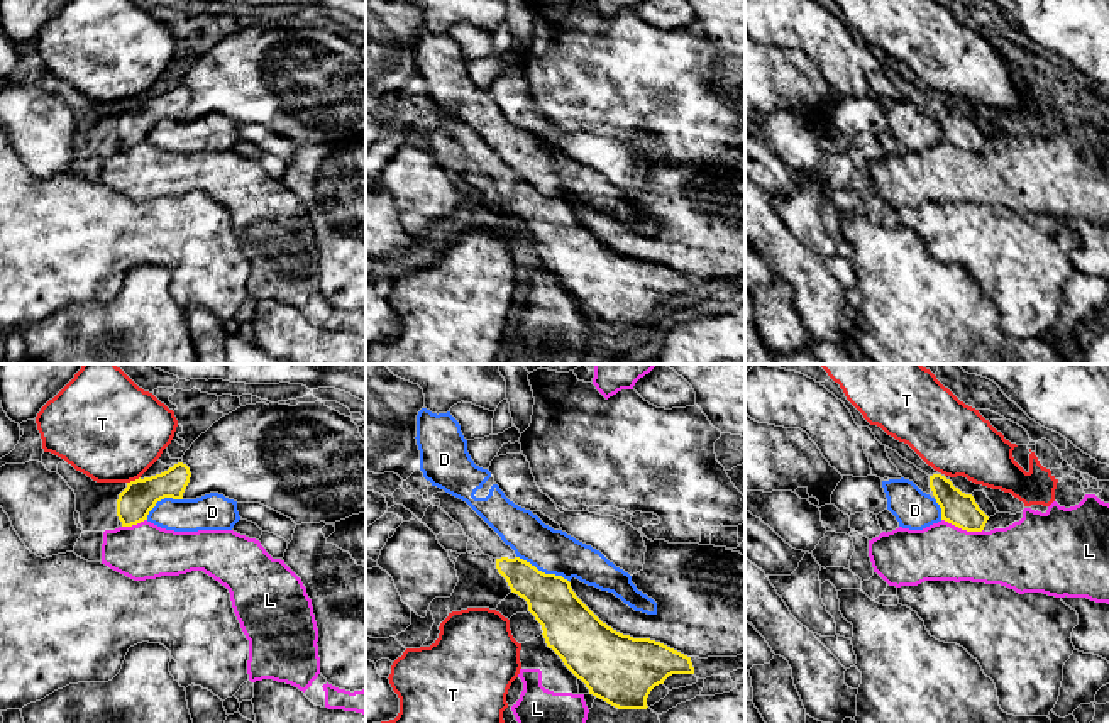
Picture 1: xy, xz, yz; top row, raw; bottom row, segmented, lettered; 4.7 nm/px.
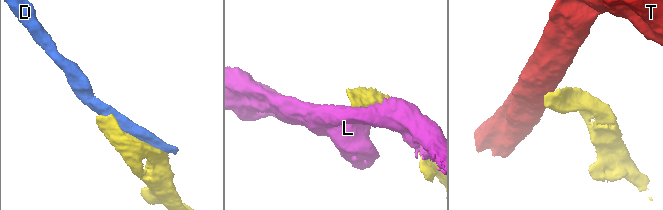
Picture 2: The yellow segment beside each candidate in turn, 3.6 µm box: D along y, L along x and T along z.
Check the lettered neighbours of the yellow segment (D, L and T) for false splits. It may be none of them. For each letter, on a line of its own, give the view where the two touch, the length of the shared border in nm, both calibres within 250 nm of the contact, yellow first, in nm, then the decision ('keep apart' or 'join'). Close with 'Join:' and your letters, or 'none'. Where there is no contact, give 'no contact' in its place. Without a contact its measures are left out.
D: meets yellow in xz; contact 280 nm long; 220 nm thick on the yellow side, 220 nm on the other; keep apart
L: meets yellow in yz; contact 200 nm long; 160 nm thick on the yellow side, 280 nm on the other; keep apart
T: meets yellow in xy; contact 70 nm long; 160 nm thick on the yellow side, 480 nm on the other; keep apart
Join: none

